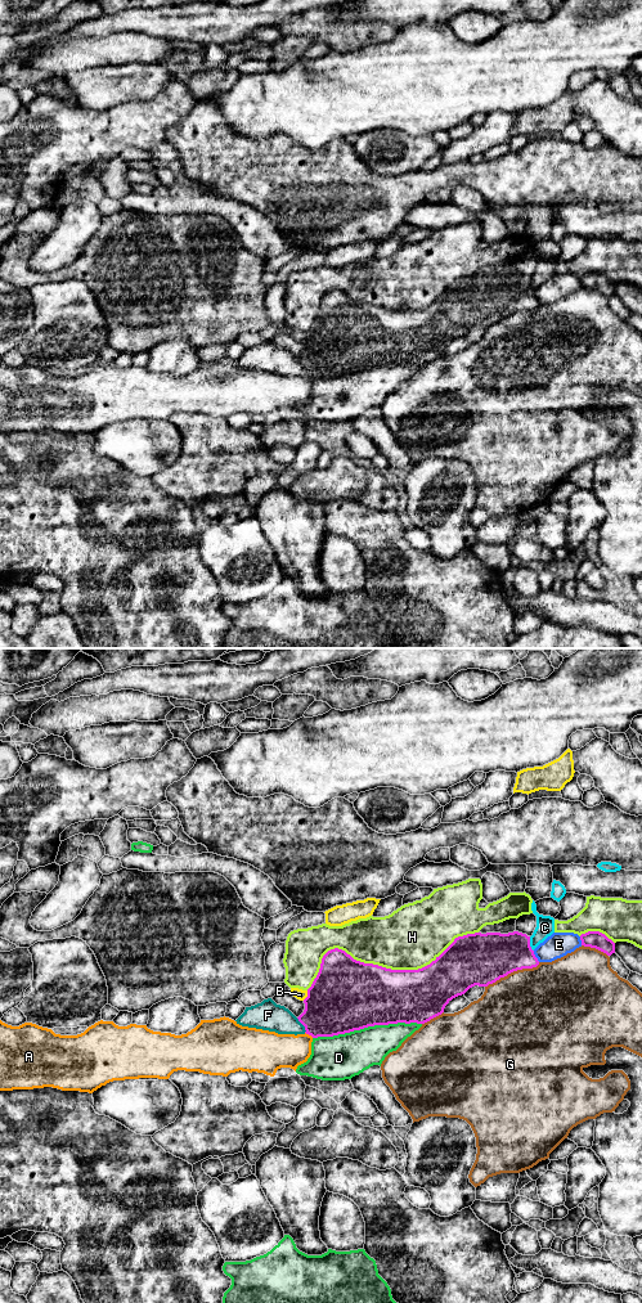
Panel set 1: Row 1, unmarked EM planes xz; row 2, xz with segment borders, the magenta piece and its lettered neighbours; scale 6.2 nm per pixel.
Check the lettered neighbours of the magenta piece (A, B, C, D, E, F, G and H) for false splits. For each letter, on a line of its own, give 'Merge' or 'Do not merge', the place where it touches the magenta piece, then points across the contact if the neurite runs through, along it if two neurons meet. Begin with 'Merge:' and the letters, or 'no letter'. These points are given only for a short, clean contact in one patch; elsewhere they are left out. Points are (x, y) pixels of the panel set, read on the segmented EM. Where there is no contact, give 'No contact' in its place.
Merge: no letter
A: Do not merge. Touches magenta at xz (309, 1034)
B: Do not merge. Touches magenta at xz (308, 996). Boundary: xz (308, 991), (302, 1000)
C: Do not merge. Touches magenta at xz (529, 944)
D: Do not merge. Touches magenta at xz (367, 1027)
E: Do not merge. Touches magenta at xz (534, 956)
F: Do not merge. Touches magenta at xz (302, 1024)
G: Do not merge. Touches magenta at xz (512, 971)
H: Do not merge. Touches magenta at xz (384, 967)

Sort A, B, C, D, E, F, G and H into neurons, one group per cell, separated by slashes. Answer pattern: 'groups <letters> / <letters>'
groups A / B / C / D / E / F / G / H

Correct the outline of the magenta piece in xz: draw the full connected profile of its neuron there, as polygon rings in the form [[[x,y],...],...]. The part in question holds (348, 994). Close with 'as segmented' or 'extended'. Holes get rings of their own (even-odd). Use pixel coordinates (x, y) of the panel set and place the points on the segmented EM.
[[[518,931],[475,933],[458,936],[435,961],[418,970],[391,970],[364,963],[354,960],[345,951],[335,948],[323,956],[319,972],[304,999],[305,1010],[297,1019],[305,1026],[305,1033],[313,1038],[333,1037],[374,1025],[425,1024],[441,1015],[453,998],[464,994],[470,988],[488,987],[513,971],[533,969],[538,965],[539,961],[530,947],[530,936]]]; as segmented

